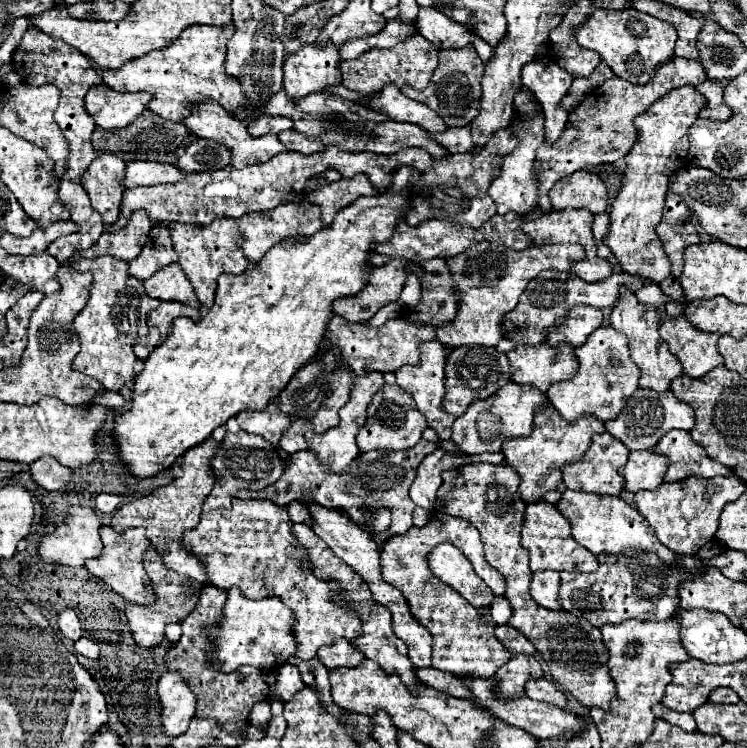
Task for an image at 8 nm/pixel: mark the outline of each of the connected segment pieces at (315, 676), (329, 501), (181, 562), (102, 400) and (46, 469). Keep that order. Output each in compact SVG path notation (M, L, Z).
M291 655L291 657L287 659L287 663L299 667L305 685L315 687L315 689L321 693L321 701L323 701L323 705L327 707L327 711L331 711L331 713L335 713L335 715L341 715L341 713L347 711L341 709L341 707L337 707L337 705L333 703L329 677L327 677L327 669L319 663L317 657L311 659L311 661L301 661L301 659L295 659L295 655Z
M421 439L415 447L407 451L369 451L369 453L359 453L359 457L351 463L347 473L331 473L327 467L323 467L311 451L299 451L291 455L291 467L285 469L281 479L261 491L243 491L241 499L271 499L279 505L289 505L291 501L301 499L303 495L311 495L319 505L327 509L343 509L351 515L351 519L359 525L367 523L367 515L363 507L369 505L383 505L391 511L393 521L389 527L391 537L393 535L403 535L409 531L411 523L411 513L415 509L415 503L409 497L409 485L413 483L415 471L419 463L435 451L435 443Z
M213 437L203 441L201 445L195 445L187 451L181 463L181 475L173 479L171 485L159 487L153 493L139 497L131 503L121 505L113 513L113 529L125 531L129 527L145 527L147 539L153 541L153 547L159 547L159 555L163 555L163 563L171 567L171 571L177 571L179 575L185 575L189 579L195 579L203 585L207 585L207 569L203 567L203 561L199 561L197 555L191 555L191 551L185 551L183 547L183 531L189 531L197 527L201 519L201 505L205 497L211 493L211 487L215 485L215 475L211 475L211 459L215 451L219 449L221 441L215 441Z
M105 391L105 395L99 395L95 399L97 405L103 405L103 407L109 407L109 409L121 409L125 407L125 397L121 393L115 393L115 391Z
M41 457L29 467L33 479L47 491L59 491L73 479L73 471L69 467L63 467L57 459L51 457Z

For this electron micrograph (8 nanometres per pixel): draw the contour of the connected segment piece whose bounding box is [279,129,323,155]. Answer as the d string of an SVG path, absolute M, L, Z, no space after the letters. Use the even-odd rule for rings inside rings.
M289 129L279 133L279 141L289 149L289 151L299 151L303 155L311 155L315 151L323 151L323 143L319 139L307 139L305 135L299 135L297 131Z

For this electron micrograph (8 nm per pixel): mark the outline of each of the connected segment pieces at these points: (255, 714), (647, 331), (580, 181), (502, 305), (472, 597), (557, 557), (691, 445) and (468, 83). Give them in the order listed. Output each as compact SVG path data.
M261 701L261 703L257 703L255 707L253 707L253 711L251 711L251 715L249 715L249 721L257 727L257 729L267 729L269 727L269 721L271 721L271 705L269 705L269 701Z
M621 291L621 301L617 307L613 307L611 313L611 327L625 333L629 339L629 349L631 349L631 359L637 363L637 367L641 369L641 381L639 385L643 389L653 389L659 393L669 391L669 385L673 379L677 379L683 373L681 363L671 355L667 343L663 343L663 339L659 337L657 329L659 329L659 317L653 309L643 307L633 293L629 291Z
M575 171L559 179L549 191L551 207L555 211L563 211L567 207L589 209L591 213L603 213L609 207L609 195L605 183L587 171Z
M475 243L467 251L447 259L449 271L455 277L455 287L461 295L461 307L453 323L437 329L437 339L443 345L485 345L495 347L503 339L503 315L513 311L519 303L521 293L527 283L543 271L563 271L571 273L573 265L585 257L585 249L579 243L563 245L541 245L523 251L507 249L493 243Z
M451 543L437 545L429 553L429 567L435 573L435 577L439 577L443 583L459 591L461 597L467 599L473 607L489 607L495 599L495 595L483 583L483 579L475 575L465 555Z
M537 501L527 505L525 523L521 529L521 543L529 551L531 571L553 569L553 571L591 573L595 571L595 567L599 567L597 555L587 551L571 537L571 523L567 523L567 517L553 503L547 503L547 501Z
M673 429L663 435L661 441L655 445L655 451L669 457L669 469L665 473L667 483L683 481L689 475L699 475L705 479L711 479L715 475L731 475L729 467L709 459L703 447L691 439L691 433L683 429Z
M465 45L461 49L447 49L439 51L439 64L429 87L417 91L413 87L405 87L405 97L415 99L419 103L429 105L437 111L449 127L463 127L475 119L479 113L479 99L481 99L481 77L483 77L483 61L479 59L473 45Z

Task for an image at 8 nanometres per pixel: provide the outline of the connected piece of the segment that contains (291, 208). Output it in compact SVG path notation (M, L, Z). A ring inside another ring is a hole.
M303 197L303 203L287 203L287 205L279 205L271 211L265 211L265 213L251 213L251 215L243 215L239 221L239 229L245 237L243 241L243 253L247 255L247 259L251 263L257 263L273 245L277 245L281 239L285 237L309 237L317 231L321 231L325 225L321 221L321 211L317 205L309 203L305 197ZM253 217L263 217L265 223L251 223Z

